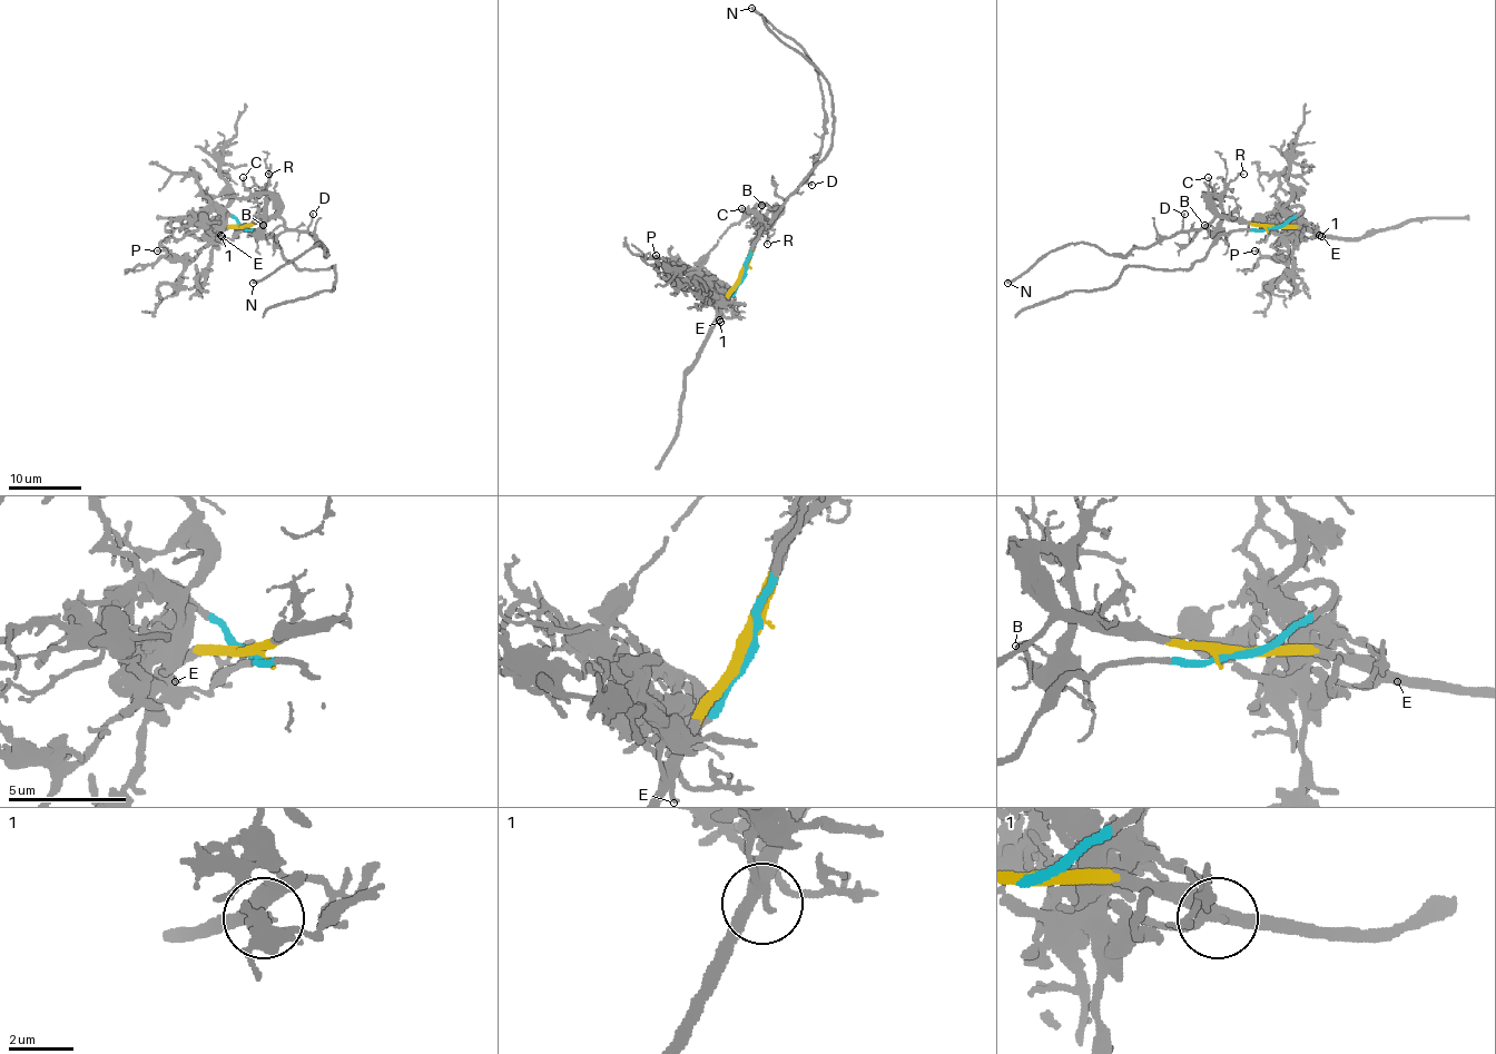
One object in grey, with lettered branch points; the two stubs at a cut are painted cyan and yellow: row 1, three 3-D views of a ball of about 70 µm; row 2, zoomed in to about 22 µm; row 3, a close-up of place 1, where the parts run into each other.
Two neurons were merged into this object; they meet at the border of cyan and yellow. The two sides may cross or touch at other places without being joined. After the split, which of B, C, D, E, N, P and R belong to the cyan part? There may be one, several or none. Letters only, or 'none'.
E, P

